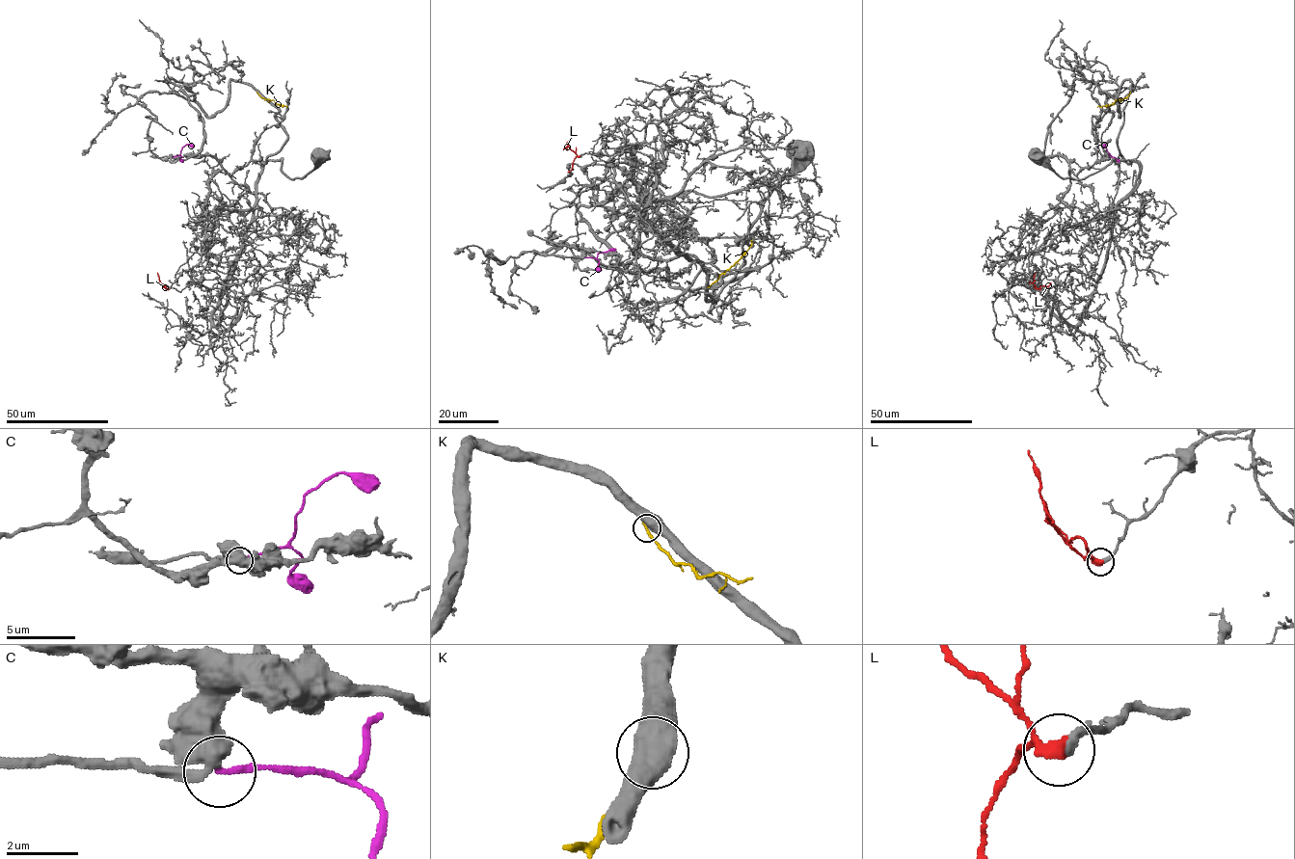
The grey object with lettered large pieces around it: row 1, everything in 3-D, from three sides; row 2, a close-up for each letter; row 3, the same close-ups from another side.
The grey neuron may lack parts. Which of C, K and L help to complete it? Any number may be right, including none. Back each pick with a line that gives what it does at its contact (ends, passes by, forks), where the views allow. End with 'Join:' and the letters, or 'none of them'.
L: it passes by
Join: L

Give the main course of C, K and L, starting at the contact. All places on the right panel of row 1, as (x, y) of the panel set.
C: (1110, 157), (1103, 146)
K: (1130, 93), (1126, 97), (1109, 105), (1096, 107)
L: (1039, 289), (1033, 282), (1035, 273)

